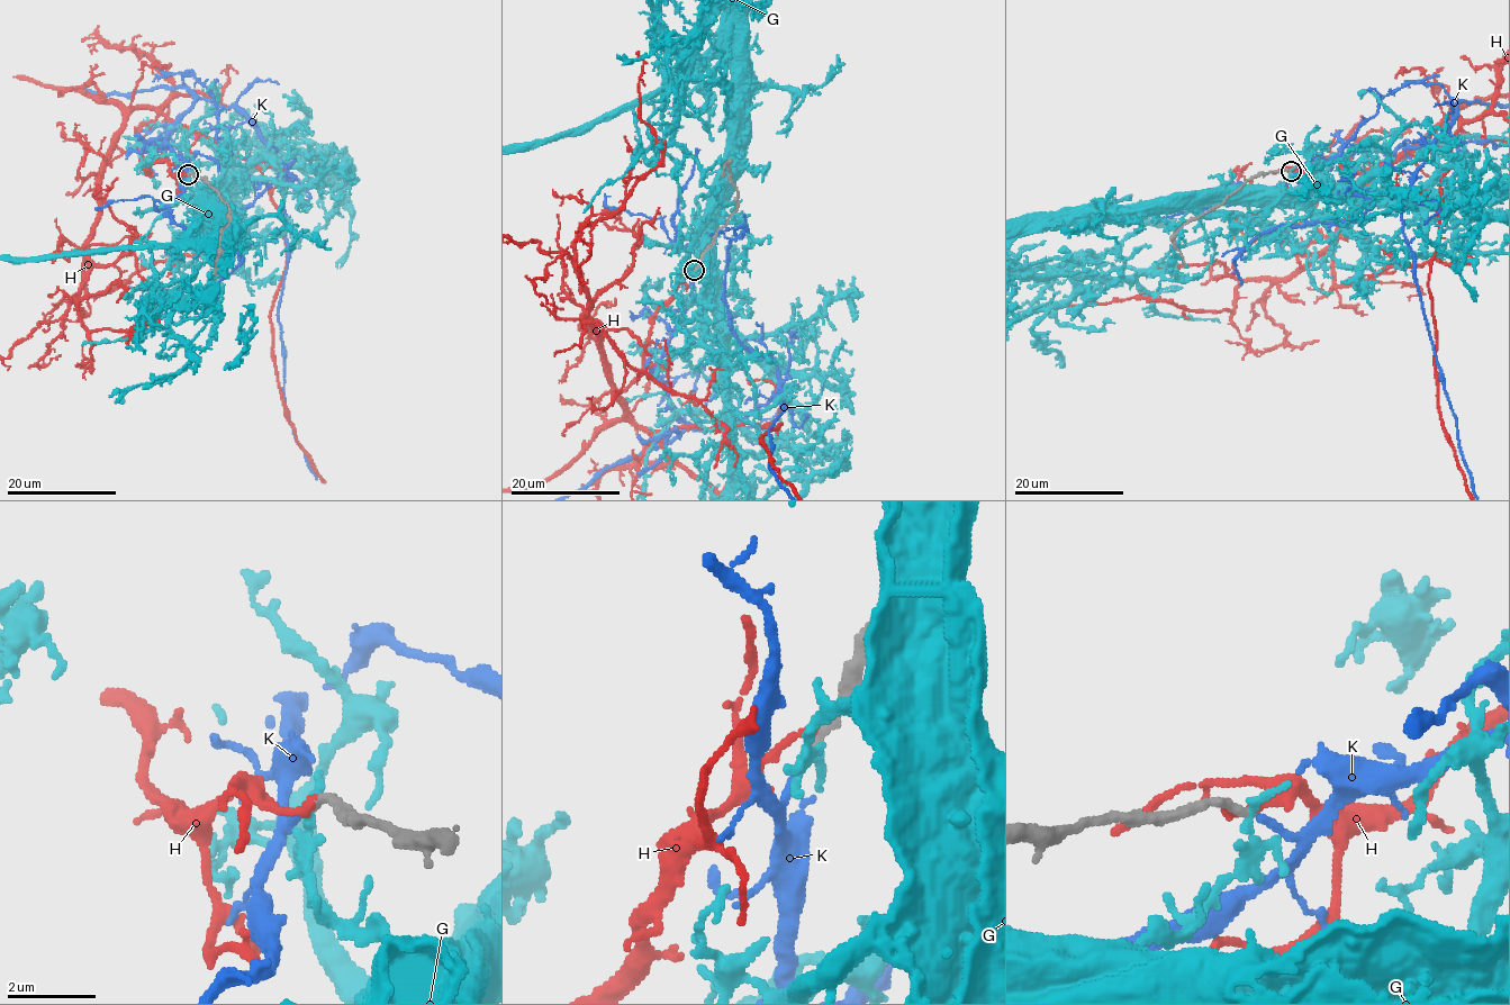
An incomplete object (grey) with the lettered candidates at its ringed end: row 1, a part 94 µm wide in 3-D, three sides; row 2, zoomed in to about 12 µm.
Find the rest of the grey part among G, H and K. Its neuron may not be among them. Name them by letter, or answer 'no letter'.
K

